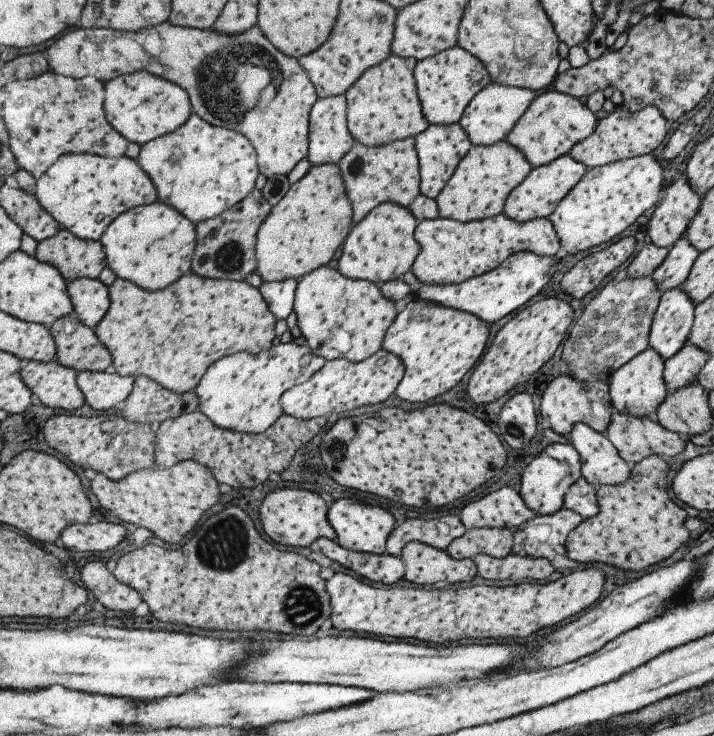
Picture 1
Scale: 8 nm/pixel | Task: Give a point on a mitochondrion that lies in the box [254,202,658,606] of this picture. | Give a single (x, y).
(343, 448)

